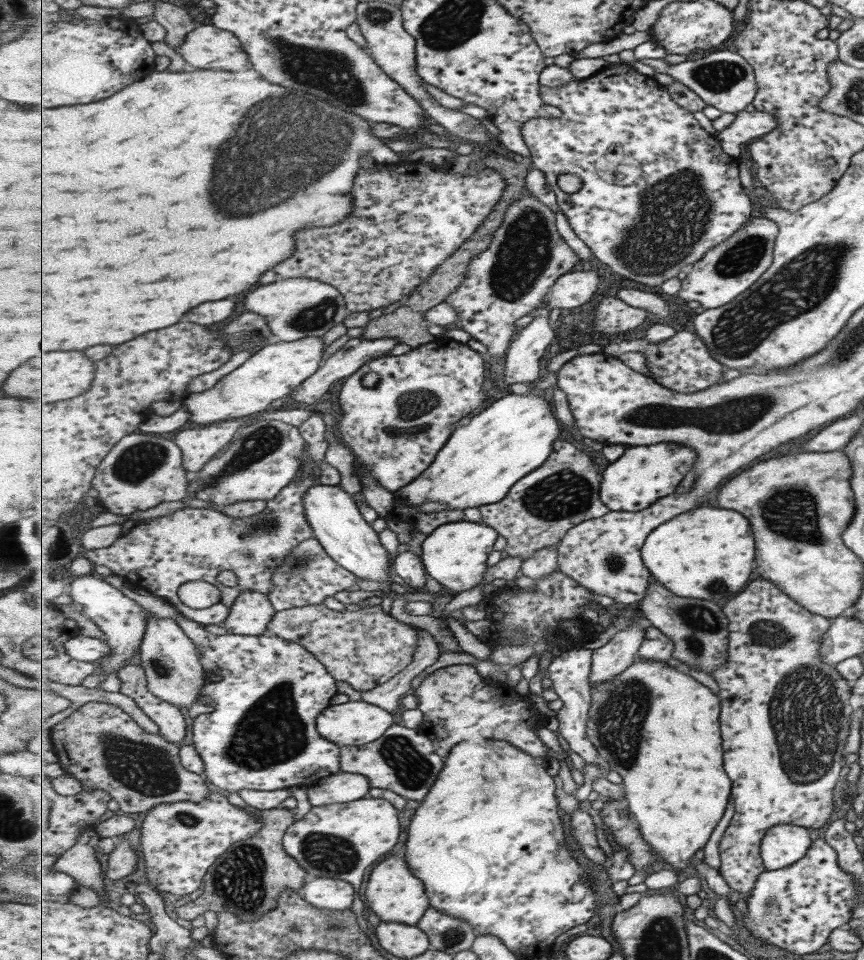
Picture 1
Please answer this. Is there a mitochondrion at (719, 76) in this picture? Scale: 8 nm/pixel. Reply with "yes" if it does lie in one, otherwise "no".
yes

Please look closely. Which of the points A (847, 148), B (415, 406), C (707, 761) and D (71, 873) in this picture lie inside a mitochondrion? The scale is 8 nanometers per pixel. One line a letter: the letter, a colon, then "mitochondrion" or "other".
A: other
B: mitochondrion
C: other
D: other

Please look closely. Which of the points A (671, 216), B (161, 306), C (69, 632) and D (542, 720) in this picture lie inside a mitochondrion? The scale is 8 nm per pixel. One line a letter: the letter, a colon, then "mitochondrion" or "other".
A: mitochondrion
B: other
C: other
D: other

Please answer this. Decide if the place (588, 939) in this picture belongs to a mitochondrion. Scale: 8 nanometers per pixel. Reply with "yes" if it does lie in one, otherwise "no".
no

